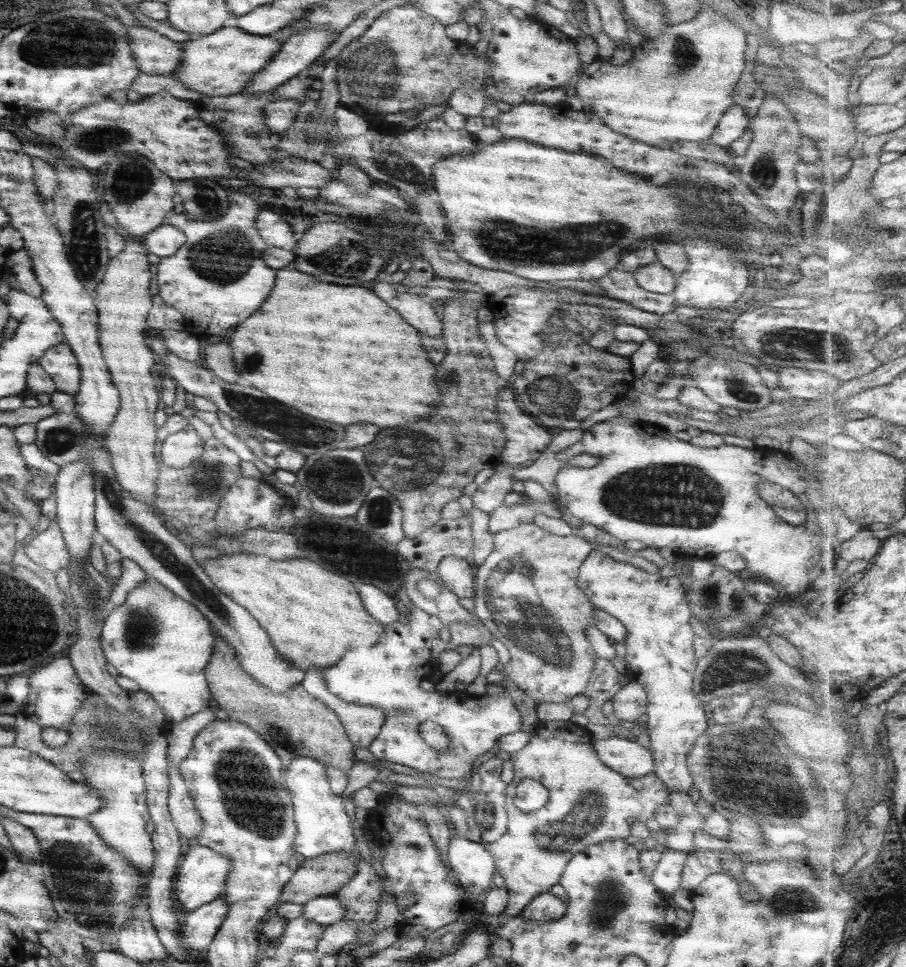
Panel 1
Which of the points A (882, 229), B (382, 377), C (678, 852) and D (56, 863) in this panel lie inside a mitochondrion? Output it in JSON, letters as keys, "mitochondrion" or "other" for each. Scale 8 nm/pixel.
{"A":"mitochondrion","B":"other","C":"other","D":"mitochondrion"}

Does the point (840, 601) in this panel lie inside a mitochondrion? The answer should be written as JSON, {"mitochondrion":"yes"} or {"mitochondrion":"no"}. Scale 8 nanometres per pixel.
{"mitochondrion":"no"}

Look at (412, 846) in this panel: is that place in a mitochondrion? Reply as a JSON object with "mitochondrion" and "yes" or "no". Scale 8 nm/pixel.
{"mitochondrion":"yes"}

